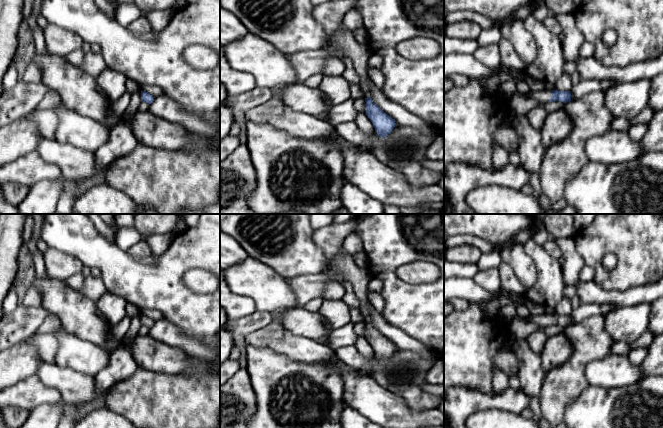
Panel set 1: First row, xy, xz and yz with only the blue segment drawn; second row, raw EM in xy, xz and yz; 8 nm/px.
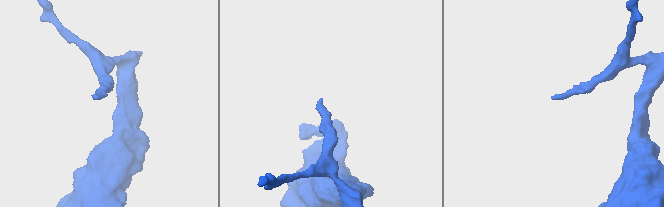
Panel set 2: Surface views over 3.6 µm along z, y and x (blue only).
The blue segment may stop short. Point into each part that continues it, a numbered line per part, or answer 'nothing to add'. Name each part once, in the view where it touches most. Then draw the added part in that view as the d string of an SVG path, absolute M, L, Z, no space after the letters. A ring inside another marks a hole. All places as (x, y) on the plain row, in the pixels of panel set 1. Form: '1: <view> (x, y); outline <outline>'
1: yz (543, 320); outline M530 314L528 317L523 317L523 319L529 322L534 322L536 325L540 327L546 327L546 326L550 326L552 315L549 315L549 314L532 315Z

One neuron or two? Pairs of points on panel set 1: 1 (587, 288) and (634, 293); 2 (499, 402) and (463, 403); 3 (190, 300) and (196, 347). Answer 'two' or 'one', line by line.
1: one
2: one
3: two

